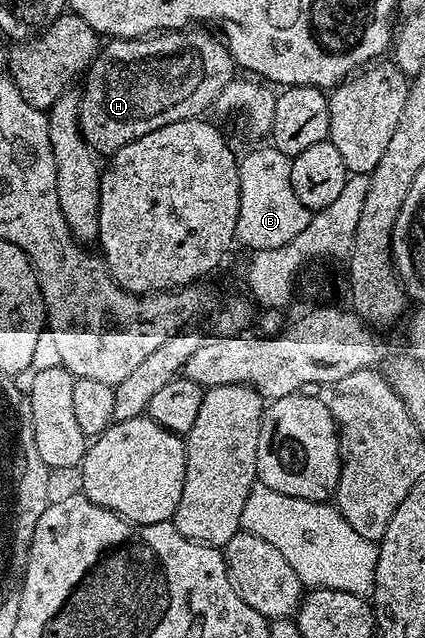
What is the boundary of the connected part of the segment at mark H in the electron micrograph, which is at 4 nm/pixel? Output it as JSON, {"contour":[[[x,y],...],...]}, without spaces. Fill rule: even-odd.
{"contour":[[[185,28],[182,30],[165,30],[150,34],[146,38],[113,38],[103,43],[100,53],[96,55],[96,58],[86,71],[86,77],[83,79],[83,82],[85,81],[84,90],[82,89],[82,93],[80,94],[80,129],[83,130],[85,140],[96,151],[97,155],[104,156],[105,154],[105,156],[111,156],[126,144],[130,144],[134,140],[138,140],[158,128],[166,128],[166,124],[174,124],[178,120],[199,118],[207,115],[206,112],[208,109],[211,111],[215,107],[222,88],[226,88],[226,84],[232,82],[238,67],[233,62],[232,53],[228,51],[227,45],[217,35],[216,39],[208,30],[211,29]]]}

